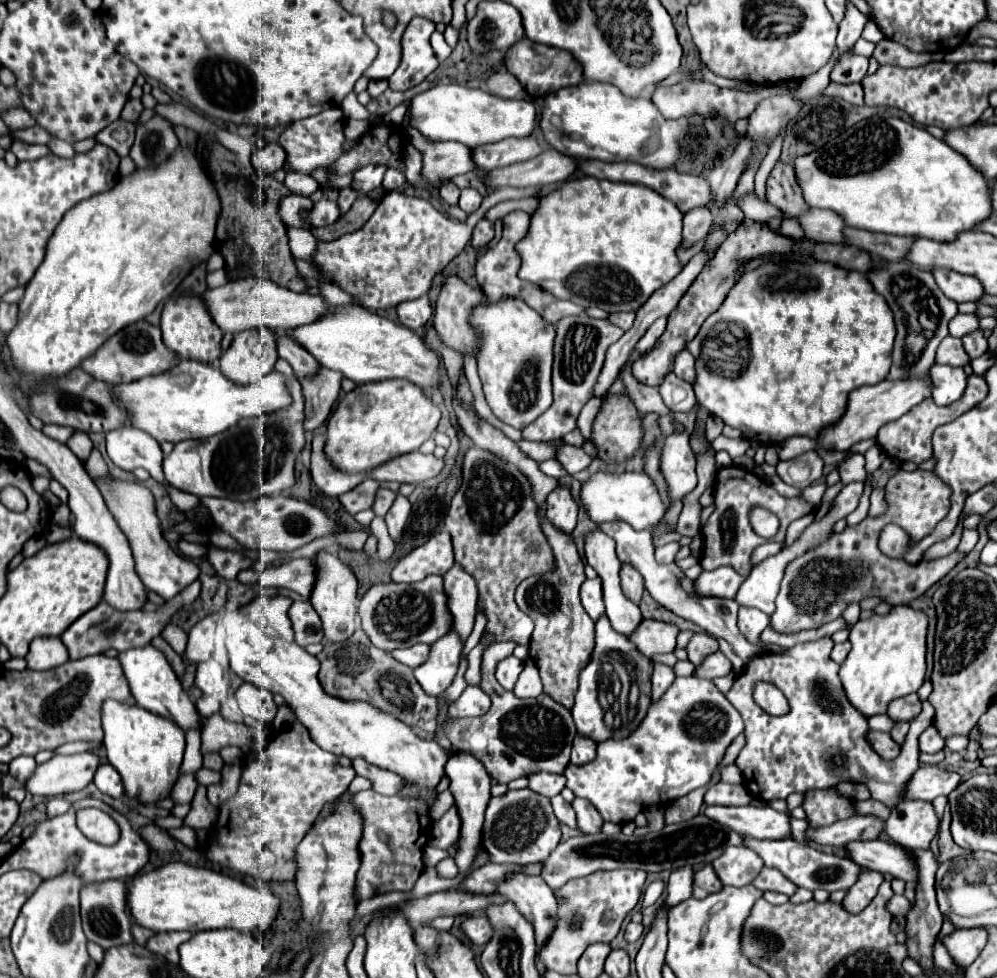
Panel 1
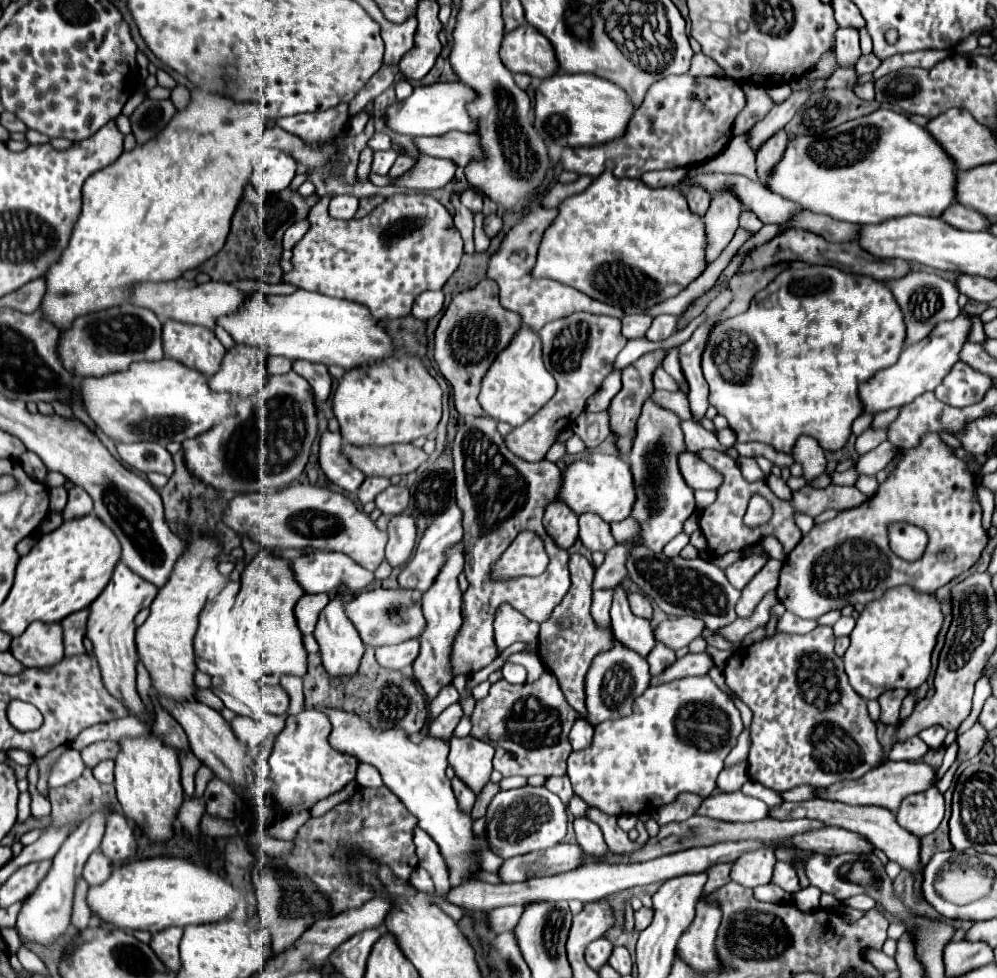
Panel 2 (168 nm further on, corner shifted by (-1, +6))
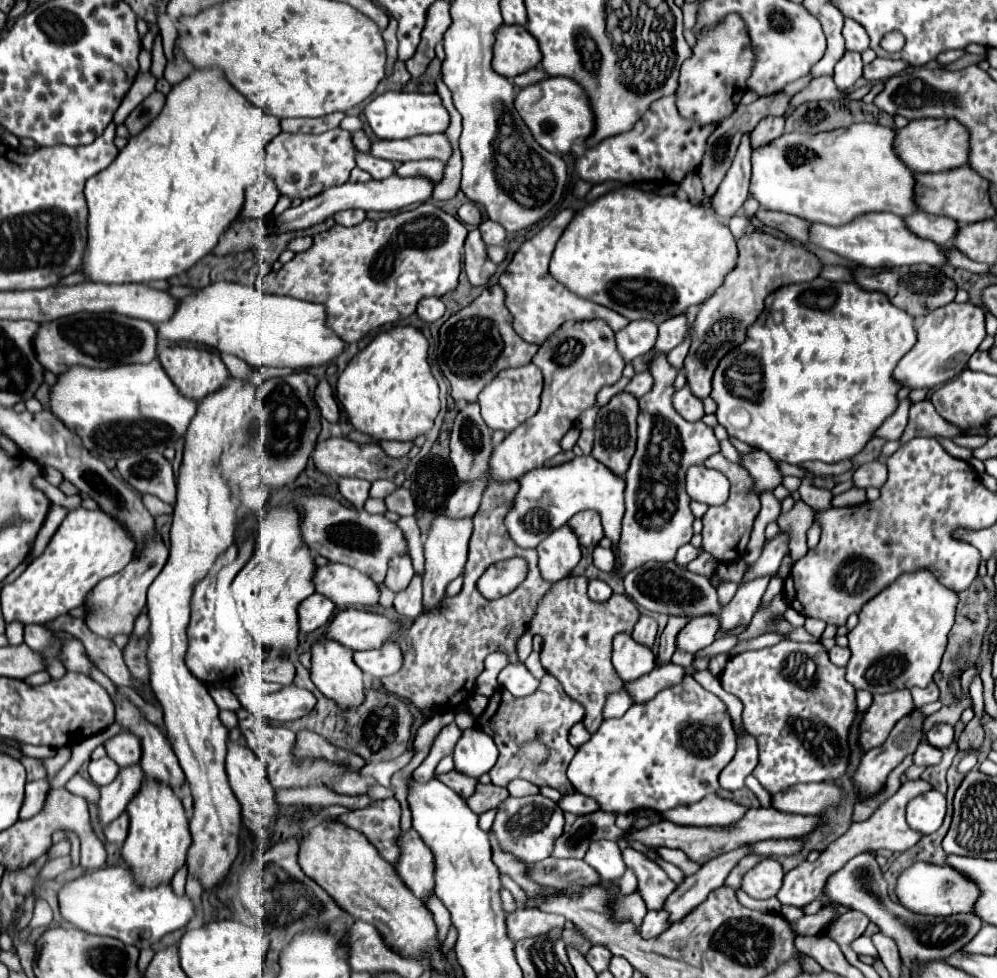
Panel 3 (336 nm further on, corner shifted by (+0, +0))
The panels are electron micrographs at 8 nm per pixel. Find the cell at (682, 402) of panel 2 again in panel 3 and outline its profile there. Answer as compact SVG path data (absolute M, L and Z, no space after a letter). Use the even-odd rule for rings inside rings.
M683 386L681 390L675 392L673 406L689 422L695 422L695 420L703 418L703 402L697 396L693 396L689 386Z

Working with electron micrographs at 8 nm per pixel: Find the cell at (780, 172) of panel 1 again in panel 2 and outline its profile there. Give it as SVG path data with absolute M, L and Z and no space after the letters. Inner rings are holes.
M780 130L778 134L774 134L774 138L770 138L770 142L766 142L766 146L762 146L762 150L758 150L758 154L756 154L756 172L758 172L758 180L762 184L768 184L768 178L770 178L772 170L776 168L776 164L784 156L786 144L788 144L786 132Z

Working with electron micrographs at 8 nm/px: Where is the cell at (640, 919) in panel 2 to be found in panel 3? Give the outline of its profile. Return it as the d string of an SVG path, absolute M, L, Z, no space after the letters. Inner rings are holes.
M659 910L659 912L647 912L643 924L641 924L641 936L643 938L657 938L669 928L669 912Z

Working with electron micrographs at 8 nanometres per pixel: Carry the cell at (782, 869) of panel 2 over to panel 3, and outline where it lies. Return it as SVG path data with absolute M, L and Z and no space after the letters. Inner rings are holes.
M920 778L905 782L885 804L881 804L877 808L877 812L869 820L859 822L859 824L851 824L851 828L841 838L837 838L835 842L831 842L829 848L815 862L801 862L797 868L793 868L791 872L787 872L785 880L783 880L783 888L777 894L779 902L803 908L809 902L817 900L823 894L823 886L825 886L827 878L833 872L837 872L845 862L849 862L853 856L857 856L861 852L879 850L879 848L889 848L893 852L905 852L905 850L913 848L923 836L921 836L921 832L915 832L915 830L909 828L909 824L905 820L905 804L909 802L909 798L915 798L915 796L928 791L929 786Z

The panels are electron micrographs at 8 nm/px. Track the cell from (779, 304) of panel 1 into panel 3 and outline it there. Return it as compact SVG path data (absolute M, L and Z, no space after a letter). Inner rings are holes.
M815 278L815 280L803 282L803 284L781 286L777 292L767 296L765 312L757 320L757 324L753 324L753 328L749 328L749 338L745 340L745 344L741 344L733 352L729 352L729 356L725 356L721 360L721 364L713 376L711 398L717 402L717 412L715 412L717 420L719 420L719 424L725 426L729 436L739 438L741 442L745 442L753 448L761 448L761 450L769 452L773 456L773 460L779 460L779 462L803 464L807 460L821 460L827 464L835 464L835 462L853 458L867 446L867 442L875 436L877 428L889 418L889 414L893 414L897 410L897 404L899 404L897 392L903 386L901 386L901 382L897 382L893 378L893 368L897 366L901 356L913 348L915 340L917 340L917 334L913 328L913 316L909 316L907 312L901 312L901 308L893 306L883 292L867 292L867 290L859 288L855 282L831 282L825 278Z

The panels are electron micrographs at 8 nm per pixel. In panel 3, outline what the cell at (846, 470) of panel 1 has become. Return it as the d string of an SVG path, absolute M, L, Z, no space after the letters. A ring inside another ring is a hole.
M903 398L899 408L895 410L893 416L889 416L883 426L877 430L877 436L881 438L887 438L887 440L897 440L901 438L905 426L907 426L907 414L909 414L909 408L911 408L911 400L909 398Z

